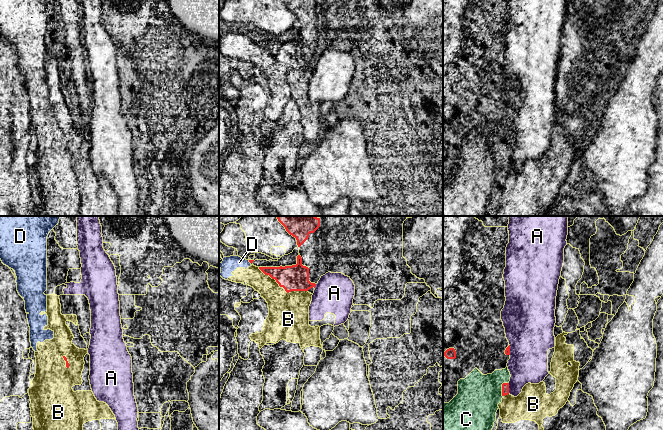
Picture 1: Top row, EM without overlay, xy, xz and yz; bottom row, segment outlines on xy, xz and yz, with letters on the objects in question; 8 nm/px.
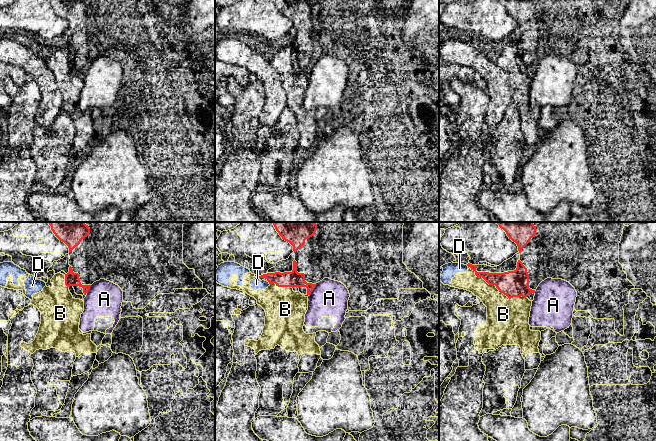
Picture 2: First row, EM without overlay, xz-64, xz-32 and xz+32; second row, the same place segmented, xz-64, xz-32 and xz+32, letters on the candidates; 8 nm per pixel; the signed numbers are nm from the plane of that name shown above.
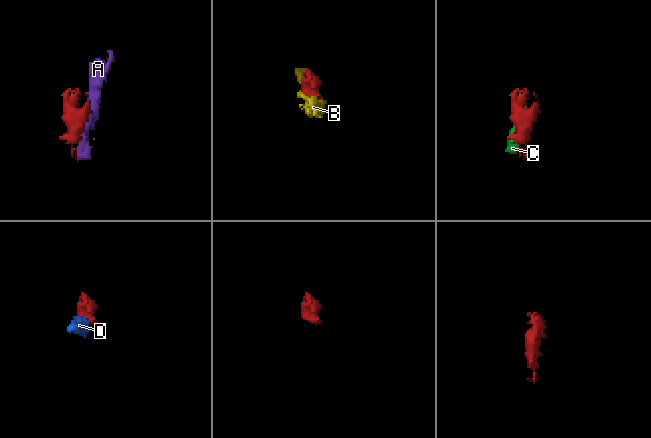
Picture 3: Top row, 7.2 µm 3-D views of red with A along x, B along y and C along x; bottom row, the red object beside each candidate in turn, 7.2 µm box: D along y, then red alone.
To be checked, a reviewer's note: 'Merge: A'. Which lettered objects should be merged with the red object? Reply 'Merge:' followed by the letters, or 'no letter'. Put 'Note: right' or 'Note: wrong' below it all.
Merge: A
Note: right

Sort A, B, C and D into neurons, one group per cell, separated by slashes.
A / B D / C

